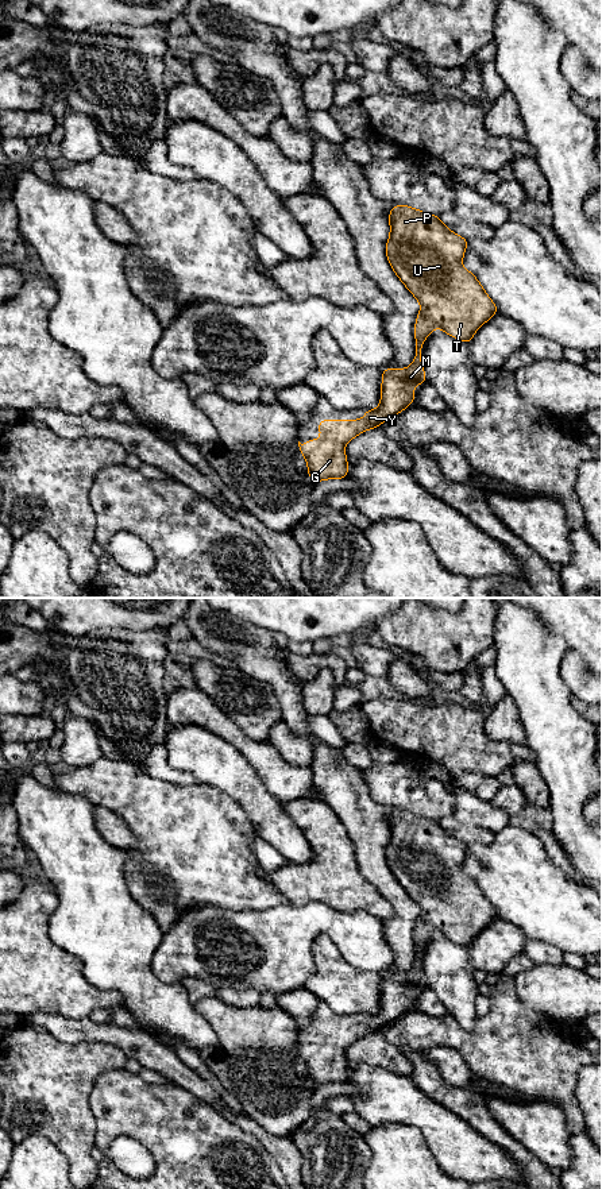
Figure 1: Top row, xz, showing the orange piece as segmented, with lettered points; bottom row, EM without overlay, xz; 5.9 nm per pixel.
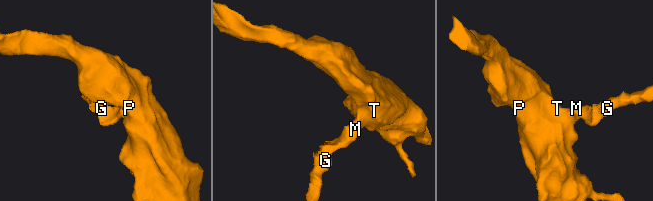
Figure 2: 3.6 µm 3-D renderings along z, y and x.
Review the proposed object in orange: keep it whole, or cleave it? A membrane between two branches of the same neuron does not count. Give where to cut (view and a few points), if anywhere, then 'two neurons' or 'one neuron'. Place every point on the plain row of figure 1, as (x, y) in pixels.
no cut; one neuron

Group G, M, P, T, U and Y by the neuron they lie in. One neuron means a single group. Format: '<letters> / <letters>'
G M P T U Y

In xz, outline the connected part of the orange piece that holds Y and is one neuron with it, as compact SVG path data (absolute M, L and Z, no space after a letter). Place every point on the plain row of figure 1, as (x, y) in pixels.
M395 810L389 817L390 841L385 850L387 865L395 880L421 910L416 929L416 958L413 968L402 974L382 974L381 1008L374 1015L364 1015L363 1024L321 1024L317 1027L321 1043L312 1043L298 1051L308 1069L308 1080L316 1089L324 1084L347 1082L348 1068L346 1049L359 1038L379 1031L412 1010L414 989L427 988L421 969L422 947L433 933L441 933L449 941L468 949L476 934L498 918L497 910L487 900L479 885L462 869L468 845L448 834L439 821L406 810Z

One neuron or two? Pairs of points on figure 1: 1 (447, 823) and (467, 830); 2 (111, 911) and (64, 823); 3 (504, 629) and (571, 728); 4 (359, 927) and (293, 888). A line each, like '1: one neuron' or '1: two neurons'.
1: one neuron
2: one neuron
3: one neuron
4: two neurons

